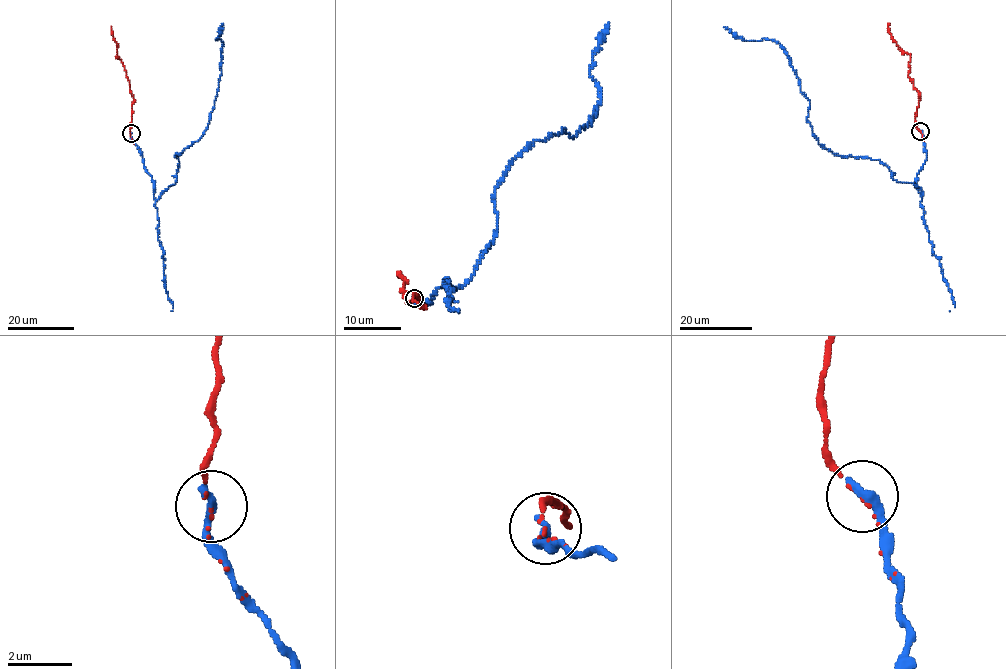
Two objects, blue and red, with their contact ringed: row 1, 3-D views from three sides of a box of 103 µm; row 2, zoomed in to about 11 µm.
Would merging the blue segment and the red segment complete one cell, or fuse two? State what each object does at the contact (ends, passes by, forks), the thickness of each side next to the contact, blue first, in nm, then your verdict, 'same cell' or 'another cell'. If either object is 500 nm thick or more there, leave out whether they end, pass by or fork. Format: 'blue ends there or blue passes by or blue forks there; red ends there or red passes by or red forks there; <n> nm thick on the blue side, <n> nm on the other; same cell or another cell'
blue ends there; red ends there; 360 nm thick on the blue side, 70 nm on the other; same cell

